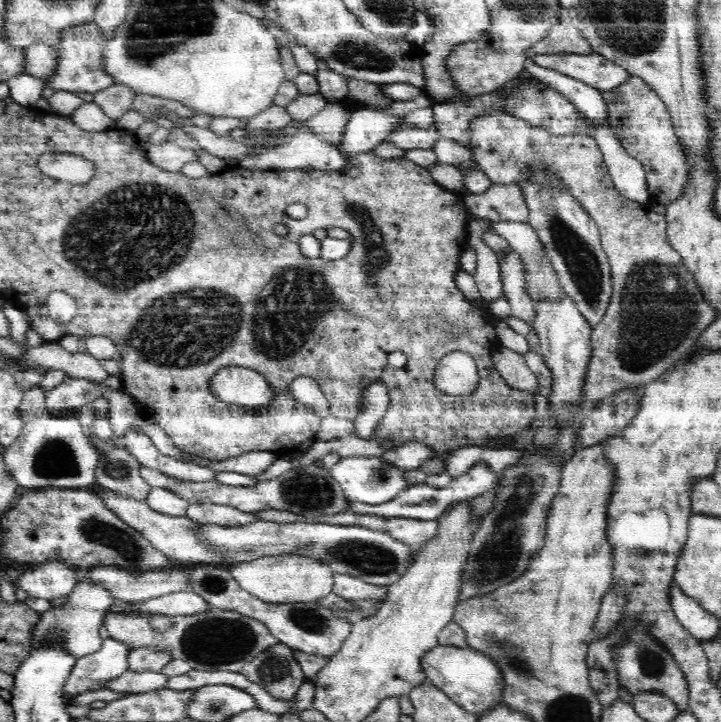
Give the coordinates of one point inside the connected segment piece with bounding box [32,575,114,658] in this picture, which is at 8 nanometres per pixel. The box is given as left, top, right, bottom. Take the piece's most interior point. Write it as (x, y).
(78, 622)

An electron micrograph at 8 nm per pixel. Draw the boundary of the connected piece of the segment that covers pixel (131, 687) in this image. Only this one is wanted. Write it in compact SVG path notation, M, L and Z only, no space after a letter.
M128 670L126 674L110 680L107 689L119 693L142 694L166 689L168 680L169 678L162 672L133 672Z

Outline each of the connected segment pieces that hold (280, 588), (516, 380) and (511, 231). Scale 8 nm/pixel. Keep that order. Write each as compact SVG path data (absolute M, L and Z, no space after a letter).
M298 554L260 557L252 562L236 563L230 569L234 580L237 580L244 590L270 603L317 601L334 590L334 571L322 561Z
M498 344L491 355L494 366L510 388L530 393L537 392L538 379L528 368L523 354Z
M500 222L492 224L493 231L505 238L508 244L511 246L516 254L518 254L525 280L525 289L528 292L528 296L534 303L540 303L541 301L550 301L550 303L560 303L564 297L564 287L558 279L558 273L550 261L550 257L545 252L542 241L535 234L534 228L528 223L510 223Z

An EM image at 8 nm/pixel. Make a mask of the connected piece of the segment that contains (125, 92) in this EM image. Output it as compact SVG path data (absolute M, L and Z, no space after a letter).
M122 83L112 84L104 90L93 94L94 103L98 103L102 112L117 121L123 114L133 108L137 92Z

